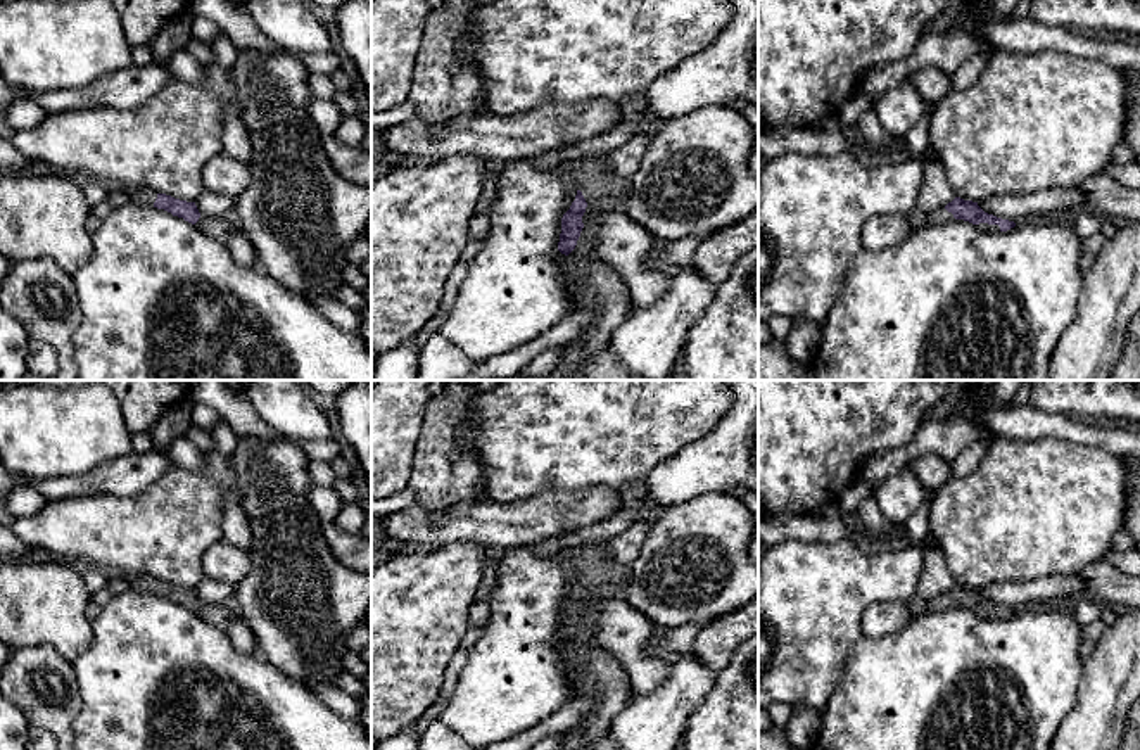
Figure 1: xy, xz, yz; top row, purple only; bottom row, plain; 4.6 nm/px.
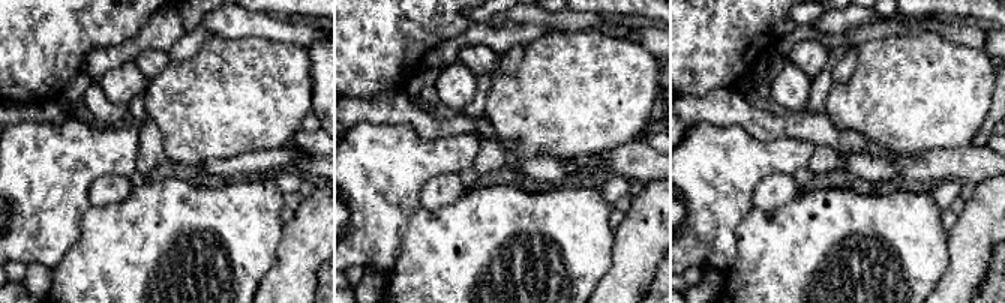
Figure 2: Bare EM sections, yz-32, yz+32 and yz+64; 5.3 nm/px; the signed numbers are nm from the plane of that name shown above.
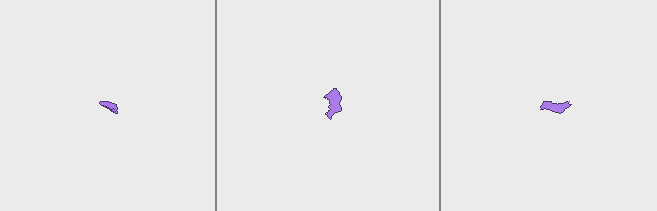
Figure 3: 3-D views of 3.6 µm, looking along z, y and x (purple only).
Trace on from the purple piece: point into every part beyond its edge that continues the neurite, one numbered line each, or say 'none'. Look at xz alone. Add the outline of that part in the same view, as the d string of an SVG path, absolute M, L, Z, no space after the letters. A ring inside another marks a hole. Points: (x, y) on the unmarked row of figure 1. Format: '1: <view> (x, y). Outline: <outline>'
1: xz (603, 578). Outline: M608 539L584 548L568 550L567 560L575 567L587 594L582 610L603 598L622 598L632 579L630 565L613 562L608 555Z

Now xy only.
1: xy (142, 583). Outline: M131 574L130 575L130 588L138 591L138 593L150 593L150 594L154 594L157 581L159 579L155 579L152 575L147 575L147 574Z
2: xy (220, 616). Outline: M235 601L230 603L223 603L223 605L199 605L199 608L195 610L195 613L199 617L202 617L204 620L207 620L209 624L219 627L219 629L226 629L228 624L237 619L238 610L235 607Z

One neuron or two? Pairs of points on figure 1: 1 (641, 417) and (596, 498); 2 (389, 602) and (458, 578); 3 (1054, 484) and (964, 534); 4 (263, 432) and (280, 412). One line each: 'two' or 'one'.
1: two
2: one
3: one
4: two

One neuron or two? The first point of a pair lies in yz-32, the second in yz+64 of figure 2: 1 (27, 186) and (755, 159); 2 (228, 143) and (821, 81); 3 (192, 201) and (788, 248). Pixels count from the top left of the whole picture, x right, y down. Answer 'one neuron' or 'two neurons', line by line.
1: one neuron
2: two neurons
3: one neuron

